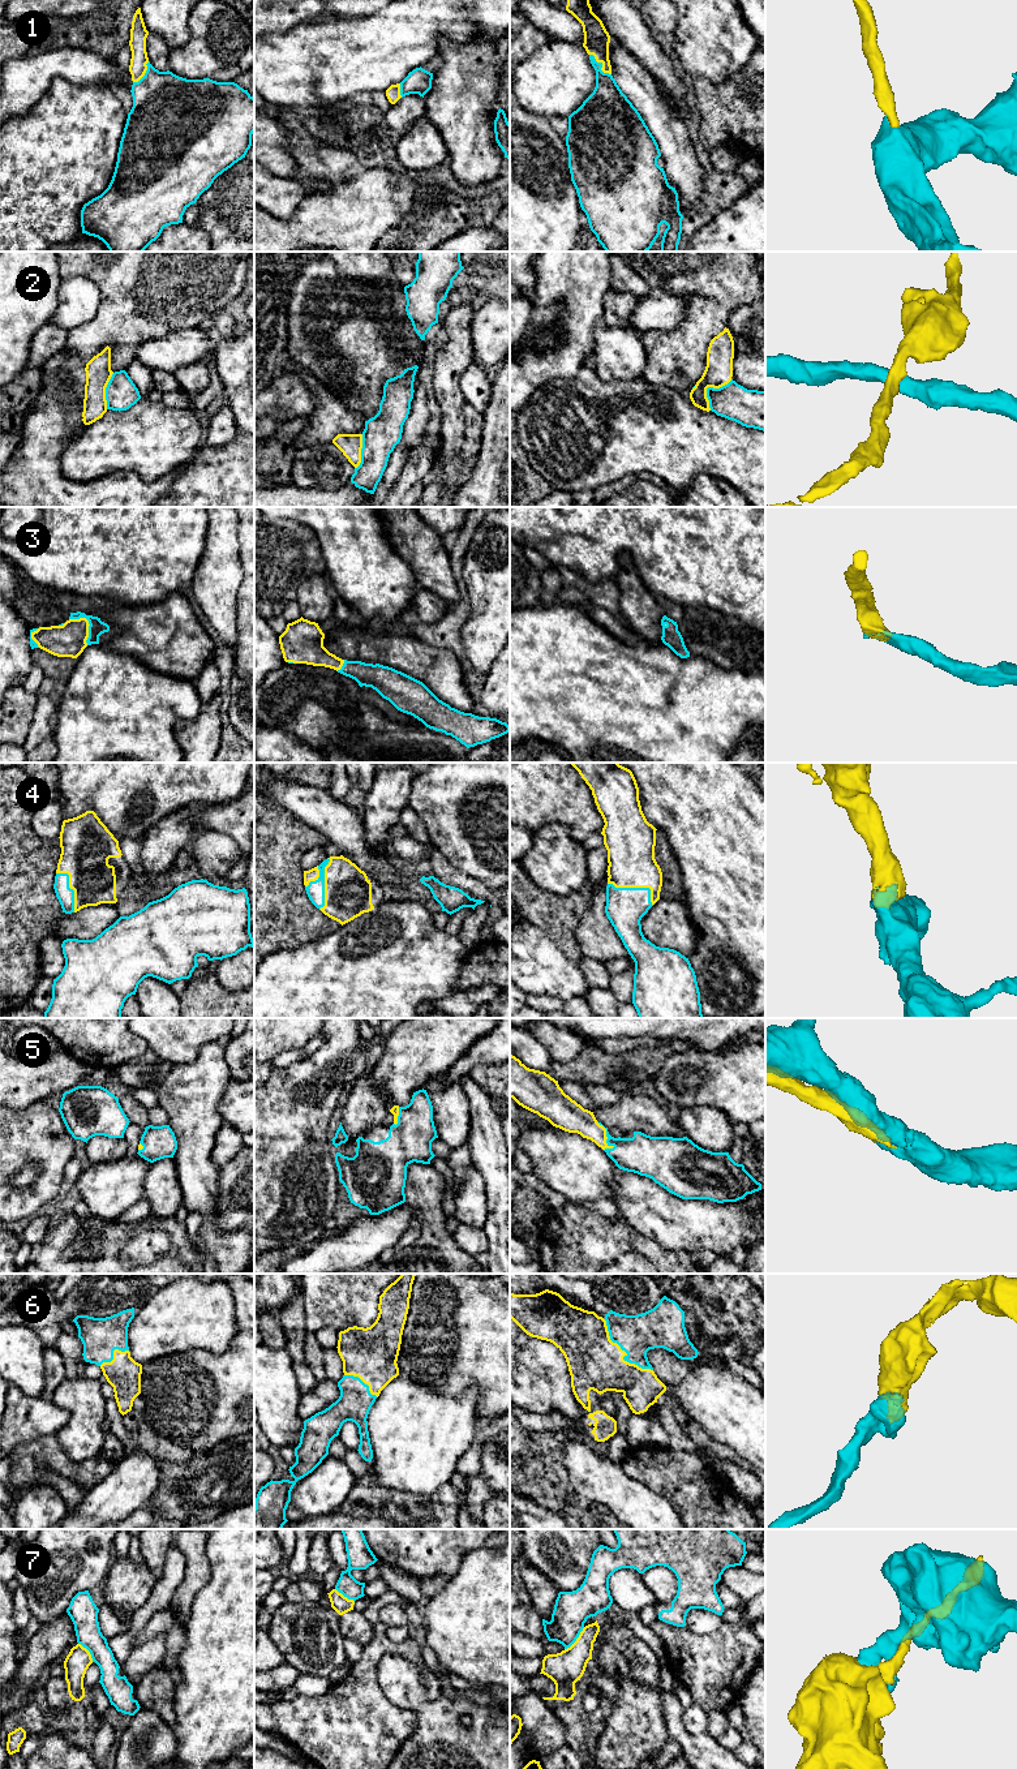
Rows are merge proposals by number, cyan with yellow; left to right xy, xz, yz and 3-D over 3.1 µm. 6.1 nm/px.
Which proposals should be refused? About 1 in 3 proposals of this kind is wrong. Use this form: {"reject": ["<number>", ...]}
{"reject": ["2", "7"]}

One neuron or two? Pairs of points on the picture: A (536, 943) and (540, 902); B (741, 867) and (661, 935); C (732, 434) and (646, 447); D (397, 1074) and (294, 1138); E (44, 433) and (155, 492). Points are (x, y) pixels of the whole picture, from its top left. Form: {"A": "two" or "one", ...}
{"A": "two", "B": "two", "C": "one", "D": "two", "E": "one"}

